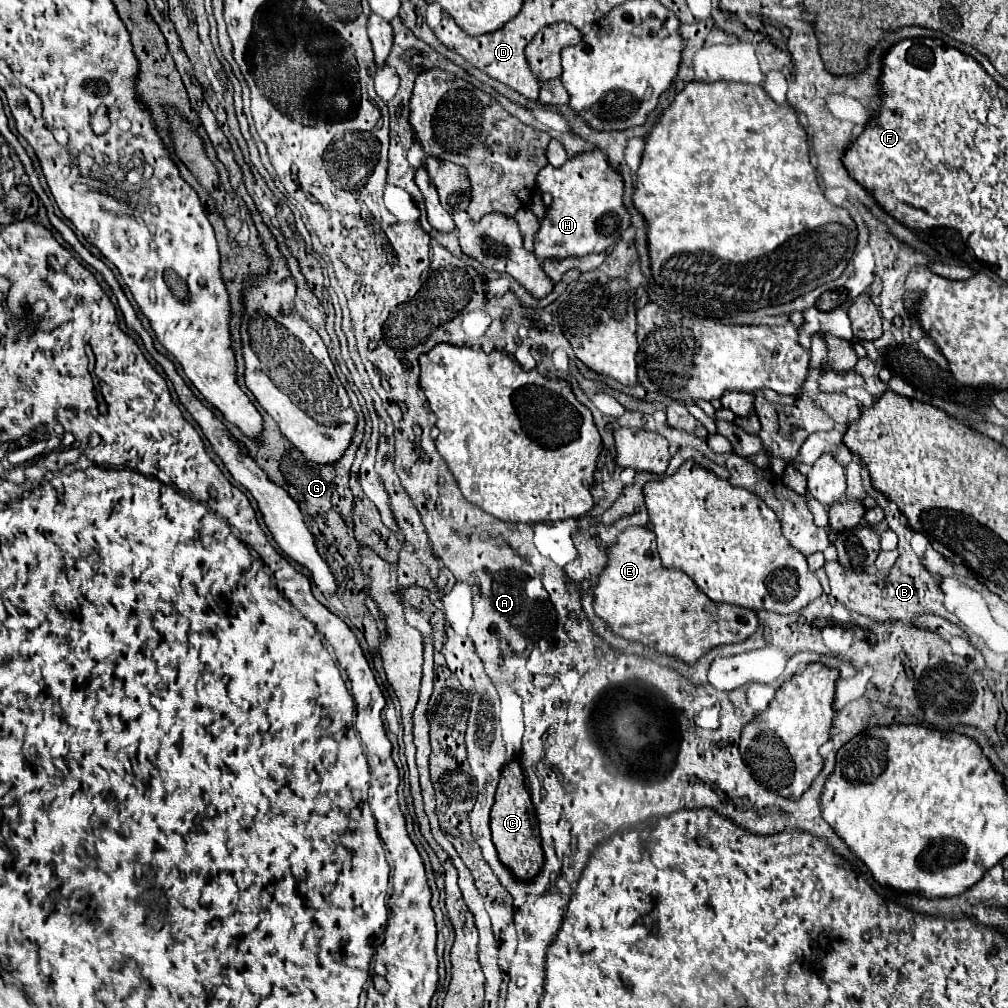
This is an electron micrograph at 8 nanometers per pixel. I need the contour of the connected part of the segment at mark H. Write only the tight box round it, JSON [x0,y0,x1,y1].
[534,150,630,262]

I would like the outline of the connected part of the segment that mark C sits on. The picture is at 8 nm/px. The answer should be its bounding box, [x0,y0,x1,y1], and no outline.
[490,758,544,880]

